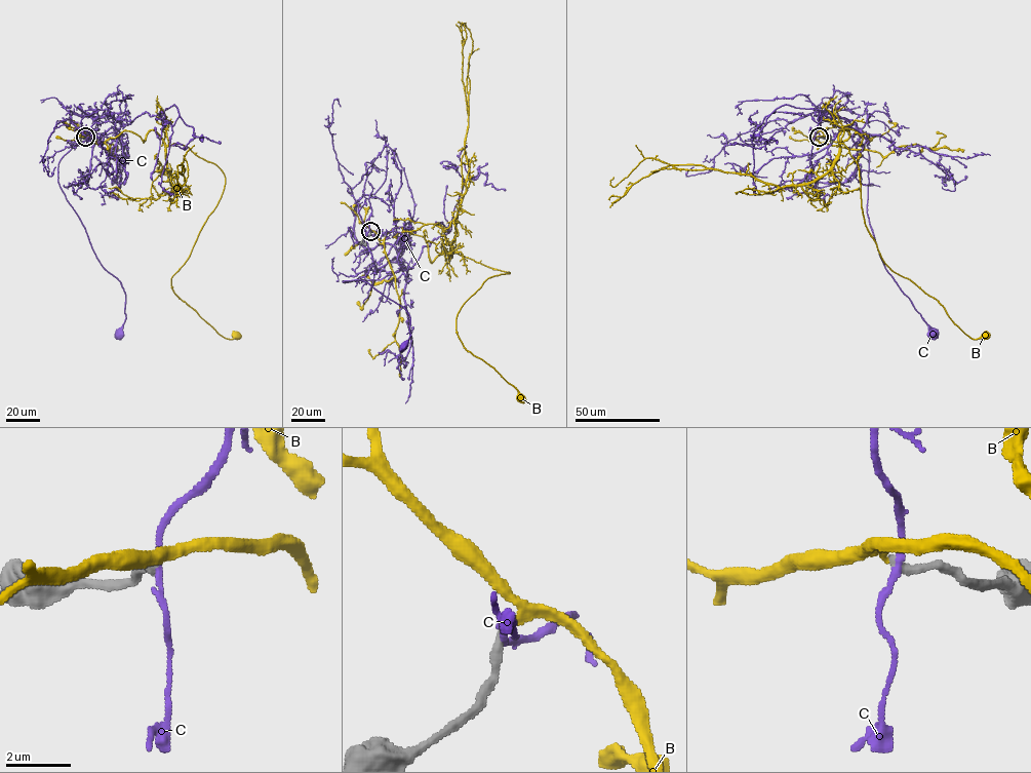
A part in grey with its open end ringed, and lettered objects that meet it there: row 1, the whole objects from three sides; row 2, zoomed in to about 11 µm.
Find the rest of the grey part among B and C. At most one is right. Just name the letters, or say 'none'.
B

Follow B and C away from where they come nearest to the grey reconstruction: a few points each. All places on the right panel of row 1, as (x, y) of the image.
B: (819, 137), (849, 133), (838, 144), (857, 162), (884, 263), (969, 338), (986, 335)
C: (819, 138), (820, 120), (836, 116), (851, 120), (857, 132), (867, 139), (867, 215), (878, 252), (932, 334)

